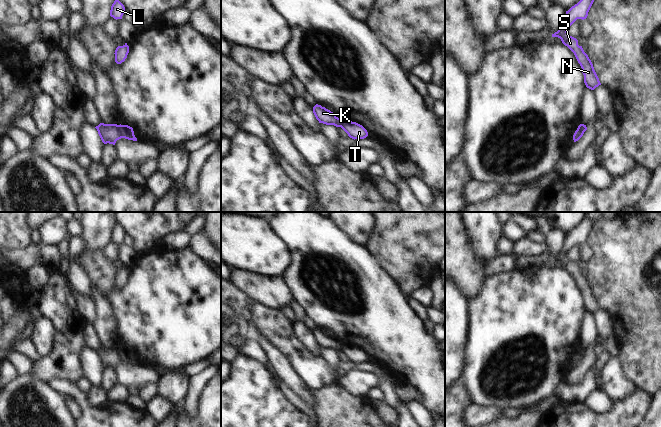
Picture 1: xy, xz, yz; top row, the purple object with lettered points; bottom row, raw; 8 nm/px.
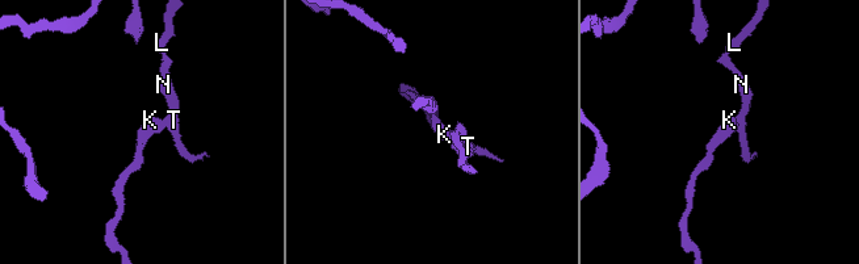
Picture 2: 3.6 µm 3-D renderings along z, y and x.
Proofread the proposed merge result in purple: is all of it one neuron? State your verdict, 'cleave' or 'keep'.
cleave

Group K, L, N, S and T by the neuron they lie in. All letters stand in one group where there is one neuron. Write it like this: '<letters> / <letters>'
K / L N S T

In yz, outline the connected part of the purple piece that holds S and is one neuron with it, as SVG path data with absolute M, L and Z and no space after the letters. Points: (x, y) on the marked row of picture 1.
M580 0L577 4L572 6L568 11L566 11L566 17L562 26L557 32L552 34L552 37L560 38L562 43L574 53L582 68L584 83L586 87L591 90L594 90L596 87L601 85L601 83L588 55L584 52L582 46L578 45L578 40L570 36L567 30L577 19L584 20L587 18L593 2L594 0Z

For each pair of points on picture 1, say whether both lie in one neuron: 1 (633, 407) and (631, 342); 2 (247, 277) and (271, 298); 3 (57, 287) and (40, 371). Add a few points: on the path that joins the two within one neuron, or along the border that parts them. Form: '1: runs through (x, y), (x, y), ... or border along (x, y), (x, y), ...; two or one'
1: border along (635, 385), (650, 394); two
2: runs through (253, 283), (265, 292); one
3: runs through (61, 308), (61, 350); one

